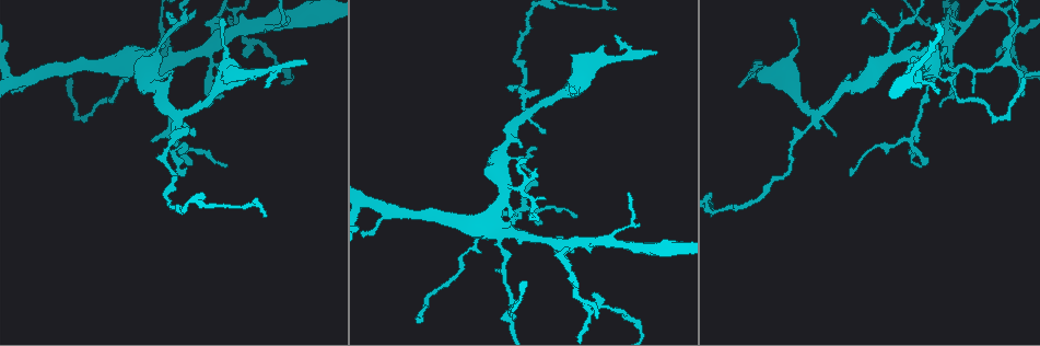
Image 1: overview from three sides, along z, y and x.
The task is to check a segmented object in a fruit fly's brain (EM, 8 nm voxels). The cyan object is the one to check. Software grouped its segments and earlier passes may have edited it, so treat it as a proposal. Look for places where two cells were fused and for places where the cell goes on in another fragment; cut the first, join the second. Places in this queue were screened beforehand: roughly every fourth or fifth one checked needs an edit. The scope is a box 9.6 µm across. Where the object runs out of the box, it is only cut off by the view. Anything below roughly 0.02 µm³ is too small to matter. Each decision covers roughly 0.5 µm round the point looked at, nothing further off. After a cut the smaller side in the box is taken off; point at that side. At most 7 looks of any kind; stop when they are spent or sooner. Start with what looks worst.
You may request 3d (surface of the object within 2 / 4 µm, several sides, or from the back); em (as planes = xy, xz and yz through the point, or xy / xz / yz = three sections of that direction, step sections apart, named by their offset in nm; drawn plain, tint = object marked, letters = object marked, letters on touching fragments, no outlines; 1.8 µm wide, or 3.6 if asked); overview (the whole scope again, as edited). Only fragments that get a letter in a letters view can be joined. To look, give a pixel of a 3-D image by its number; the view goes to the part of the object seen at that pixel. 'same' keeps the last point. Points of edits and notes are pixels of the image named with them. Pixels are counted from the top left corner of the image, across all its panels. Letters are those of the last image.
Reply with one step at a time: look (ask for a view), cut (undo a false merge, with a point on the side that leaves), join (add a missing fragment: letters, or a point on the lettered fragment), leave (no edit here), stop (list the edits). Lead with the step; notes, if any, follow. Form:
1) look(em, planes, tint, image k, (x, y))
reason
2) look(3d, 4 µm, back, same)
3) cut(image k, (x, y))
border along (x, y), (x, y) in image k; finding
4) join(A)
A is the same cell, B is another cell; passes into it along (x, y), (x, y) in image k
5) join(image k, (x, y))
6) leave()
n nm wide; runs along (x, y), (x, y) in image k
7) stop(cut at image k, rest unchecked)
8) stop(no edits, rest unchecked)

look(em, xz, step 16, tint, image 1, (214, 43))
abrupt turn

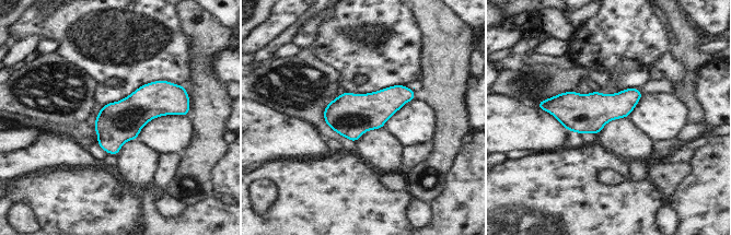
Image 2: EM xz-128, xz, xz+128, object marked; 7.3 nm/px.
look(em, planes, tint, same)
another direction

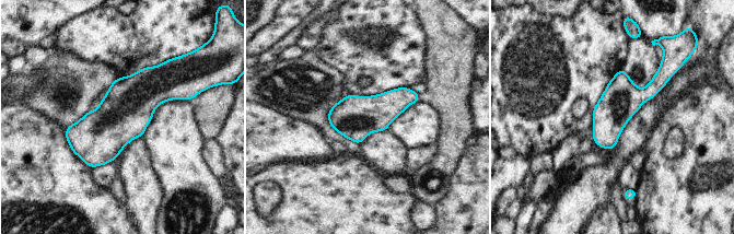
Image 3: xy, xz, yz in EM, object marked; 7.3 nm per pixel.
look(em, planes, letters, same)
see the neighbours

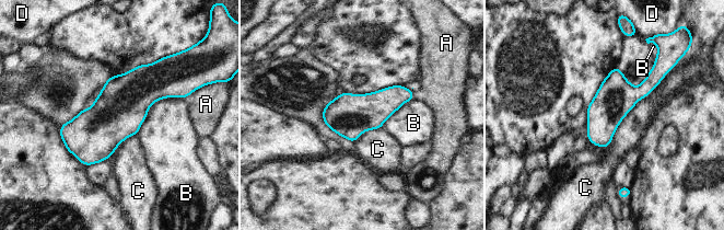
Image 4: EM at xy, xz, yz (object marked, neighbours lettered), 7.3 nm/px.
leave()
A, B, C and D are other cells; border along (669, 70), (622, 118), (604, 149) in image 4; one cell here

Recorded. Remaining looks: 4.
look(em, 3.6 µm, planes, letters, image 1, (972, 91))
thin end

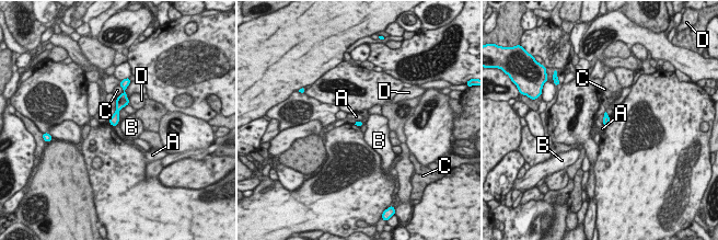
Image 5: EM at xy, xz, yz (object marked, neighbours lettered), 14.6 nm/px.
leave()
A, B, C and D are other cells; none of them fits

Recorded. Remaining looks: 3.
look(3d, 2 µm, image 1, (172, 71))
thick end

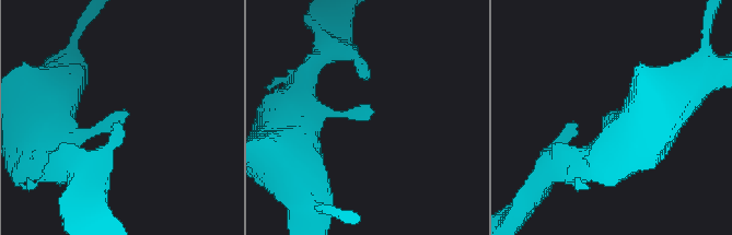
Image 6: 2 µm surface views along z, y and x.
look(em, yz, step 8, letters, image 6, (125, 108))

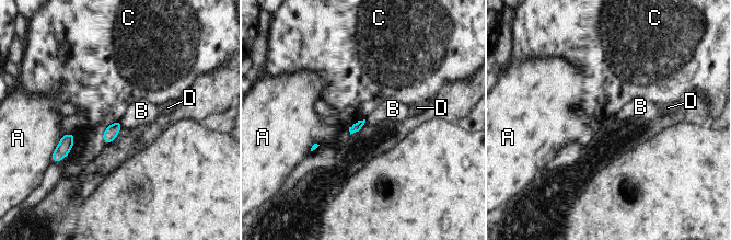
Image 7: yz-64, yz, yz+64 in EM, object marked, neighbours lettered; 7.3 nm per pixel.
leave()
A, B, C and D are other cells; border along (119, 120), (103, 133), (104, 144) in image 7; no lettered fragment goes on from it

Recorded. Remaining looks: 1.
stop(no edits, rest unchecked)

